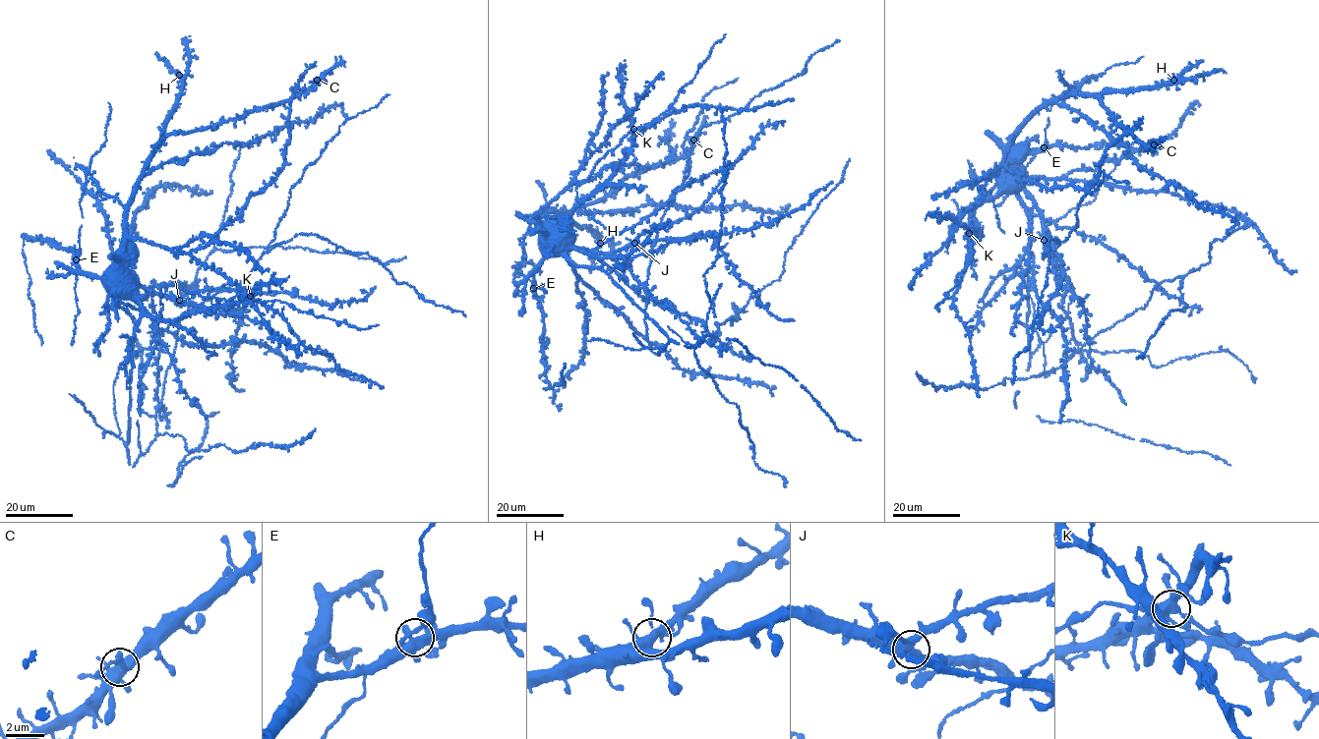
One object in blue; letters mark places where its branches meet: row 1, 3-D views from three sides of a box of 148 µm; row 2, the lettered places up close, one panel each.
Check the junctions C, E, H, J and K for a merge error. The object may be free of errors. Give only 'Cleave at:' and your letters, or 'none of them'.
Cleave at: none of them

